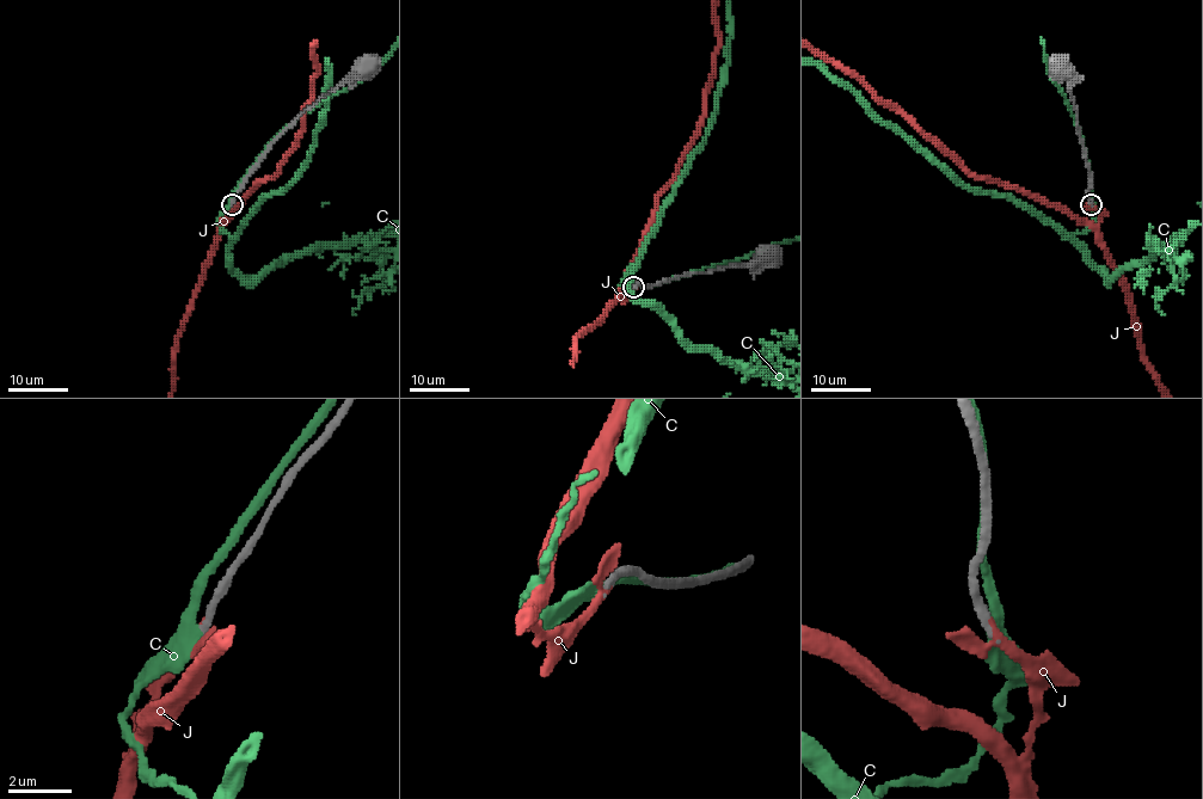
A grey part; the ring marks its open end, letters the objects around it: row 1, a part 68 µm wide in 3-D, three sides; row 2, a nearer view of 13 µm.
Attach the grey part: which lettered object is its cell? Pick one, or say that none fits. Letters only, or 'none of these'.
J

